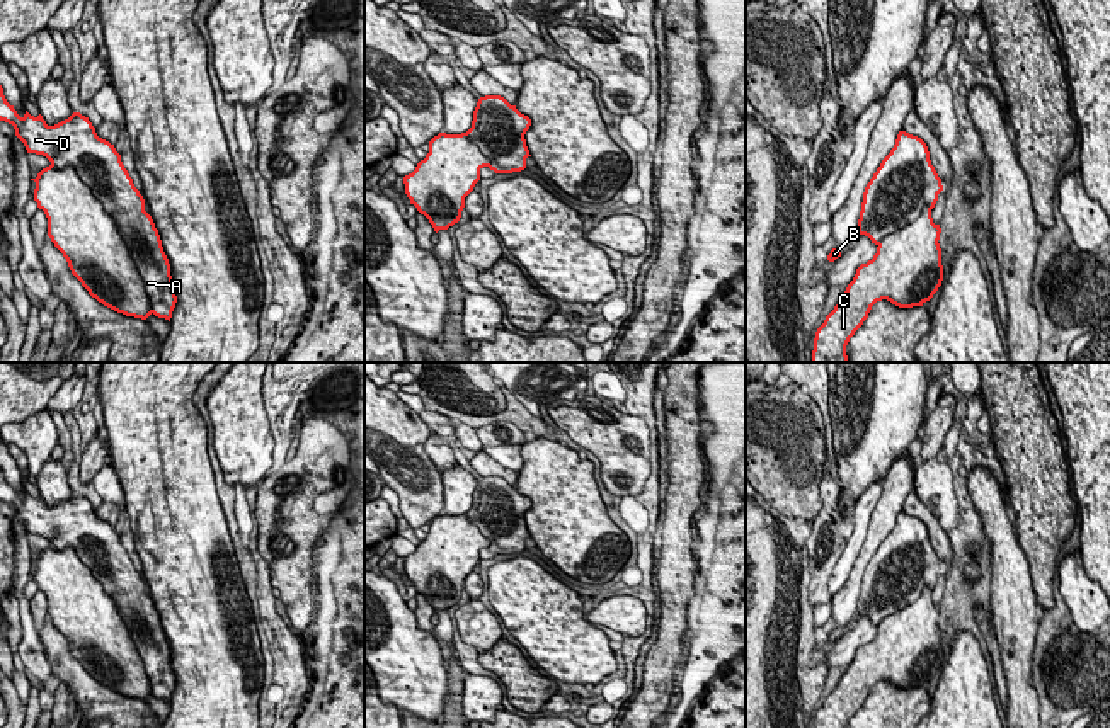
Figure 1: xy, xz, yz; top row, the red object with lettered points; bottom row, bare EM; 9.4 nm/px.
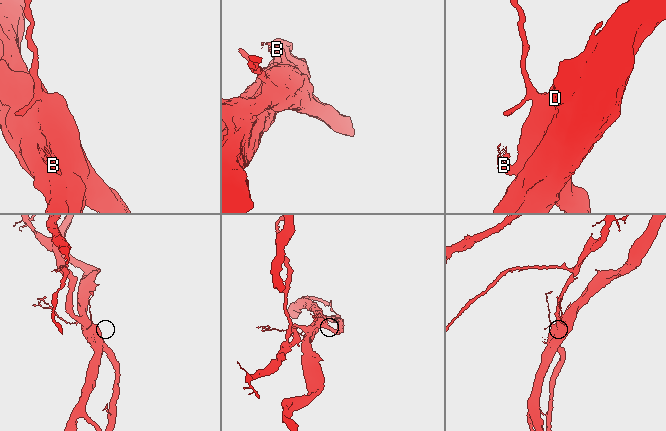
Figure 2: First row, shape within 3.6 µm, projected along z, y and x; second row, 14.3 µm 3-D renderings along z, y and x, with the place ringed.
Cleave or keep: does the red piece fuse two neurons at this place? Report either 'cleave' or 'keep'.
cleave

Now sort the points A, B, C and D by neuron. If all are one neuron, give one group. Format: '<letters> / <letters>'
A B D / C

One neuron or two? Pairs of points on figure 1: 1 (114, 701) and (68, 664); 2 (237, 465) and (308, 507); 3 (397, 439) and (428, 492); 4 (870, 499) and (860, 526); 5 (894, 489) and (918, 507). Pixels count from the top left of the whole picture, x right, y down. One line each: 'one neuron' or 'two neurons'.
1: one neuron
2: two neurons
3: one neuron
4: one neuron
5: two neurons

